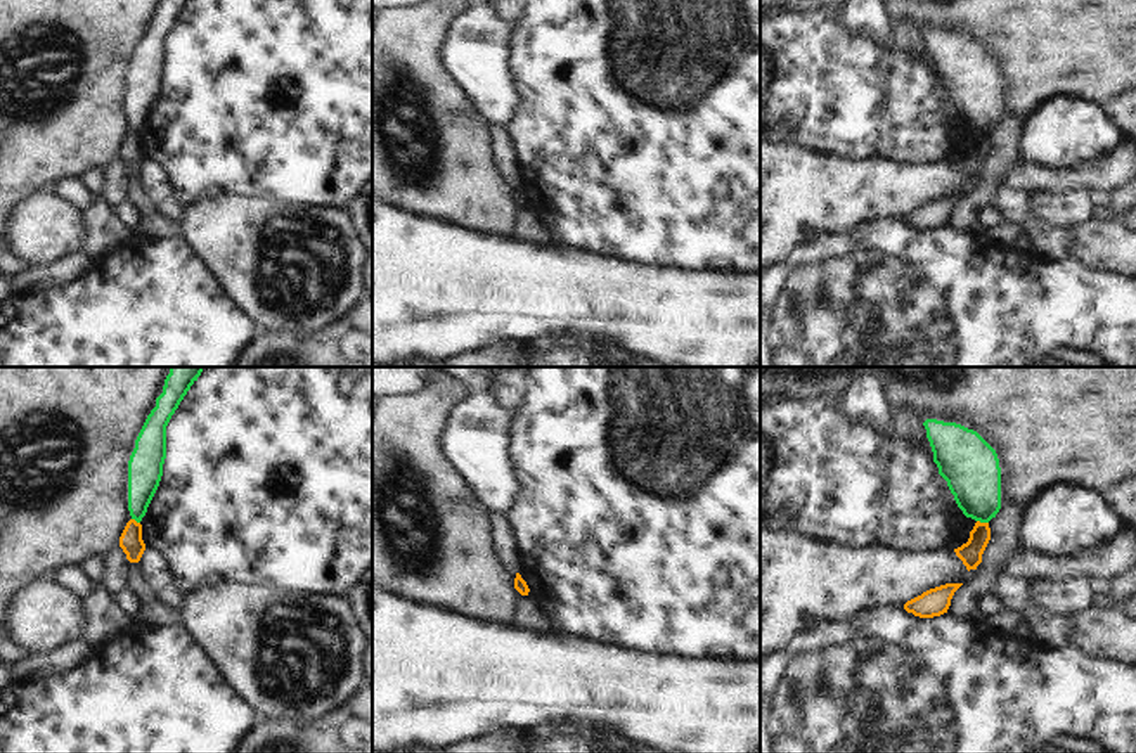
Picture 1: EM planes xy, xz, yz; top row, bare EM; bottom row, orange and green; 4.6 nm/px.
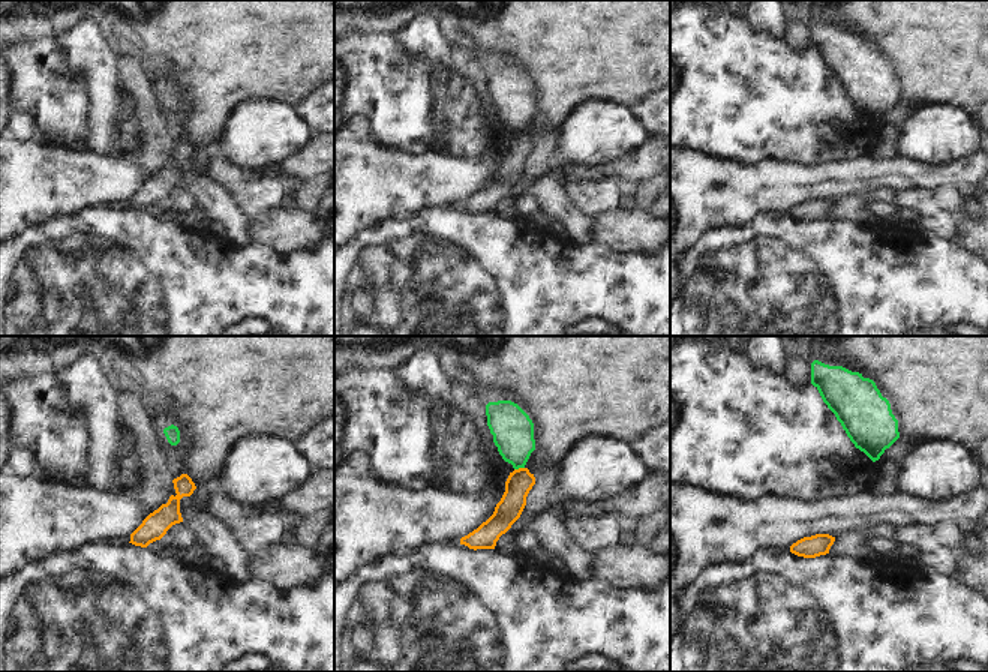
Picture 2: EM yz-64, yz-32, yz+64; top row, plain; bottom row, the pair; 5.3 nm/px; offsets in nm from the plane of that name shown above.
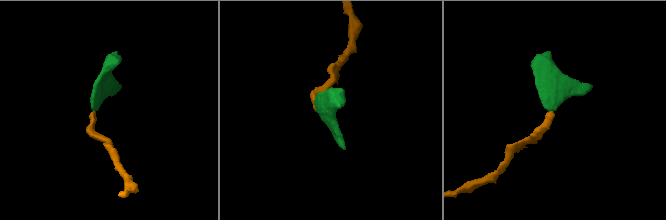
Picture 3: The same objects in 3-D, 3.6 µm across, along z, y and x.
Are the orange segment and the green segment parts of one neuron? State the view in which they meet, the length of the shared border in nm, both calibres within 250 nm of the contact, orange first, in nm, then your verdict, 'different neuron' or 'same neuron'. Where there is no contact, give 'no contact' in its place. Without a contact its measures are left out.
meets orange in yz; contact 60 nm long; 110 nm thick on the orange side, 260 nm on the other; different neuron

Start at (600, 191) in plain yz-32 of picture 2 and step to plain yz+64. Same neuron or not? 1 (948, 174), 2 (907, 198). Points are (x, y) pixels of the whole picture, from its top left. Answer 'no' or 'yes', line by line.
1: no
2: yes

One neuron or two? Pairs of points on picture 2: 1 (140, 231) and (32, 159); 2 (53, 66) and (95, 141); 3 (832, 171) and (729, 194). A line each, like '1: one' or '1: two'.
1: two
2: two
3: one

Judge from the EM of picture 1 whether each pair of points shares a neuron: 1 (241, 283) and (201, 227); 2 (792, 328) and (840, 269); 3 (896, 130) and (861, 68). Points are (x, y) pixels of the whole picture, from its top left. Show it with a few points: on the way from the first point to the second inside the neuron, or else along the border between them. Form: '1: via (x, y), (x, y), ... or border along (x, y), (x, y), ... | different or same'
1: via (241, 269), (215, 241) | same
2: via (807, 312), (814, 305), (818, 284), (825, 283) | same
3: via (880, 118), (861, 99), (861, 83) | same

